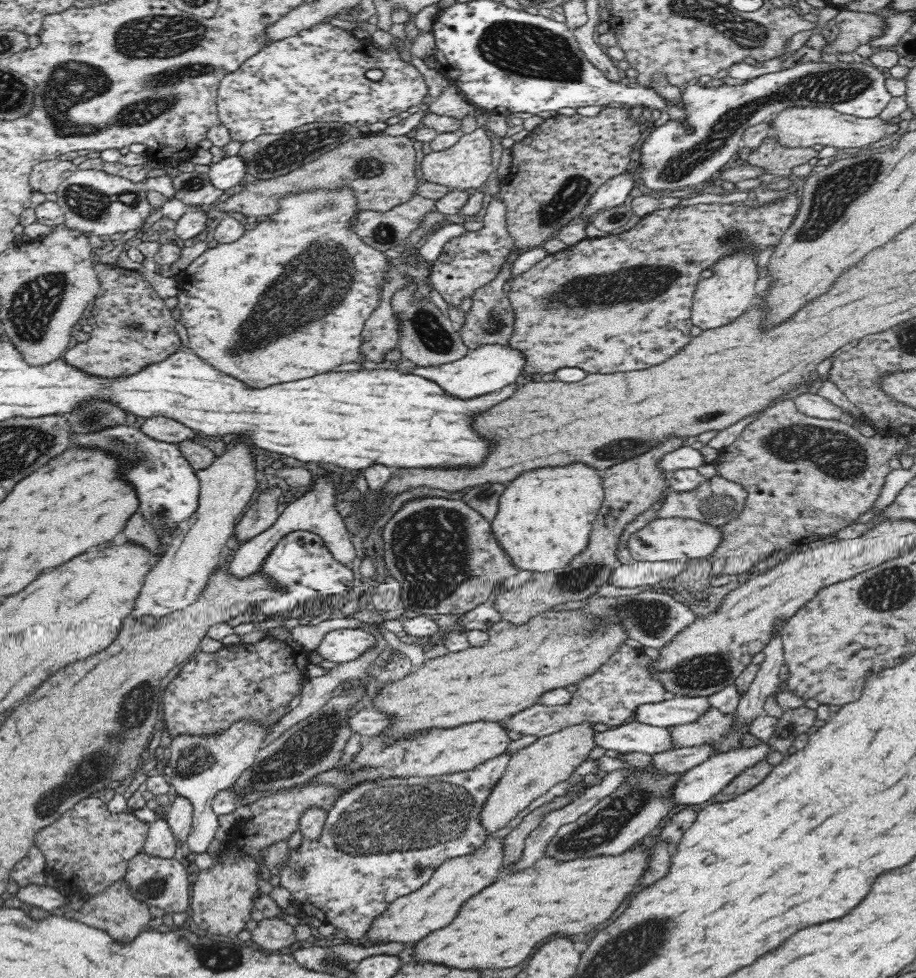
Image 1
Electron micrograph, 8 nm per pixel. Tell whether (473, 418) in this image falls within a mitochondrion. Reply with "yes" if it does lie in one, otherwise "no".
no

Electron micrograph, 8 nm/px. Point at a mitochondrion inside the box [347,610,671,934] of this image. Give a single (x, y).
(604, 826)

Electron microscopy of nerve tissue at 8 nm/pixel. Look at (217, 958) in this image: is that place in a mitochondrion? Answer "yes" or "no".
yes

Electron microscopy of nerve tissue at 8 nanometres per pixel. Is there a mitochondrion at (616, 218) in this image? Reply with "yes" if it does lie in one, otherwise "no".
no

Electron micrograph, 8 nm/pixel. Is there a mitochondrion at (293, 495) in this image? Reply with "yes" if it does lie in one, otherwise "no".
no

